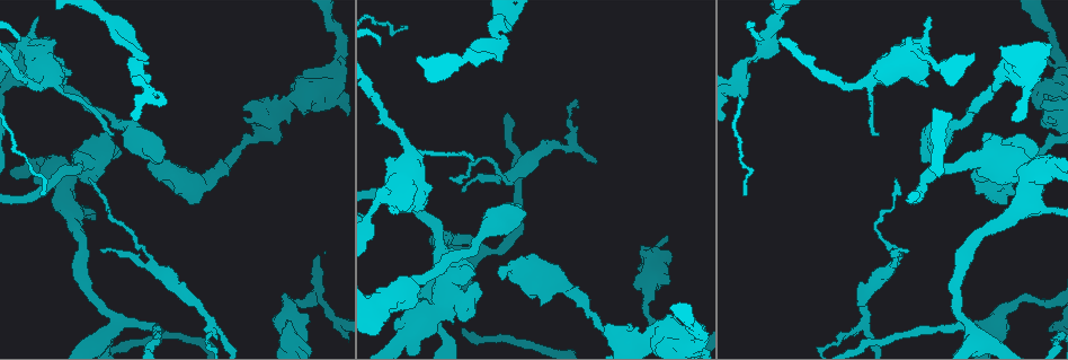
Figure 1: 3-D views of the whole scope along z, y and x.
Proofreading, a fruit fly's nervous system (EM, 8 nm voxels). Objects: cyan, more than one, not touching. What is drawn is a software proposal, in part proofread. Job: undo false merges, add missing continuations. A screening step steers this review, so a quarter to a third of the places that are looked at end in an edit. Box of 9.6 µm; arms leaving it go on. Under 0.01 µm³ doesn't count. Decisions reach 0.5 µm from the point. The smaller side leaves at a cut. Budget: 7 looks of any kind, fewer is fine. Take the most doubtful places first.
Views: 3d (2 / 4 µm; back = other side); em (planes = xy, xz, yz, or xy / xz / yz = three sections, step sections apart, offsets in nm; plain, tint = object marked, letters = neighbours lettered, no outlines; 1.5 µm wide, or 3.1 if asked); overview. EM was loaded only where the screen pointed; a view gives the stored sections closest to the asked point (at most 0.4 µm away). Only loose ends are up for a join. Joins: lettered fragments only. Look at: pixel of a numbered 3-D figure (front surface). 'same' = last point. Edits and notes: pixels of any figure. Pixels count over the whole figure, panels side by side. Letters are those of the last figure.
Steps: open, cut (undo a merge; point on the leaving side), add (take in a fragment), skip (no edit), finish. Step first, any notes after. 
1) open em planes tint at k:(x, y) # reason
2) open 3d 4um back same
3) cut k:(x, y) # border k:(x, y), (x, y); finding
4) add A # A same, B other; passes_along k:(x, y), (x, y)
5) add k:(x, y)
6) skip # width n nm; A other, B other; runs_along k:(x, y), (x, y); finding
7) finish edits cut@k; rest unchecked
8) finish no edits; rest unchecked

open 3d 2um back at 1:(864, 319) # thick turns thin

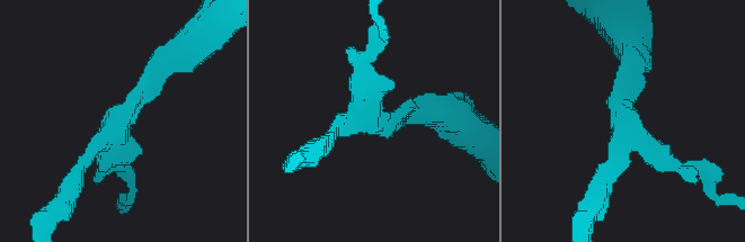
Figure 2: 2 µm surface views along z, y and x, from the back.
open em xy step 4 plain at 2:(116, 121) # arms 3

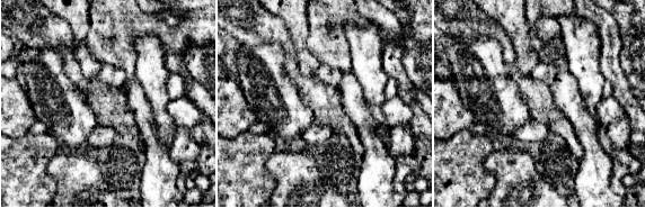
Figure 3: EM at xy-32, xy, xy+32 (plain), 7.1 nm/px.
open em xy step 4 letters same

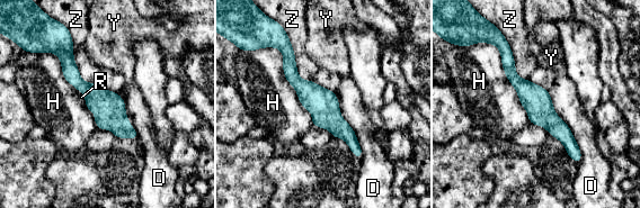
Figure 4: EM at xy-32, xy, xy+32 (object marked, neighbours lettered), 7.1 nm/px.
skip # width 200 nm; D other, H other, R other, Y other, Z other; border 4:(548, 91), (580, 152), (578, 164); one neuron here

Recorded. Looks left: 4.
open 3d 2um at 1:(907, 250) # thin end

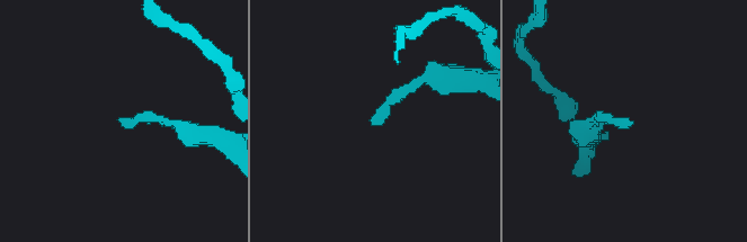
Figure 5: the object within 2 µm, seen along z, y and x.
open em planes letters at 5:(371, 123)

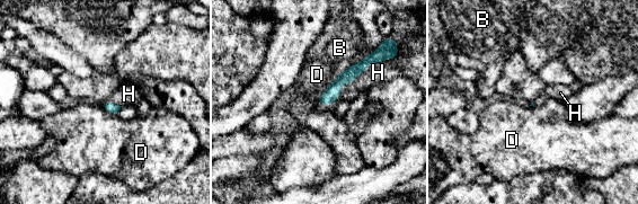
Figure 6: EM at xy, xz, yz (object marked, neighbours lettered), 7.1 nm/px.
add 6:(378, 72) # B other, D other, H same; passes_along 6:(331, 94), (346, 82), (378, 72); the neuron continues

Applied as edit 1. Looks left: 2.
finish edits add@6; rest unchecked

